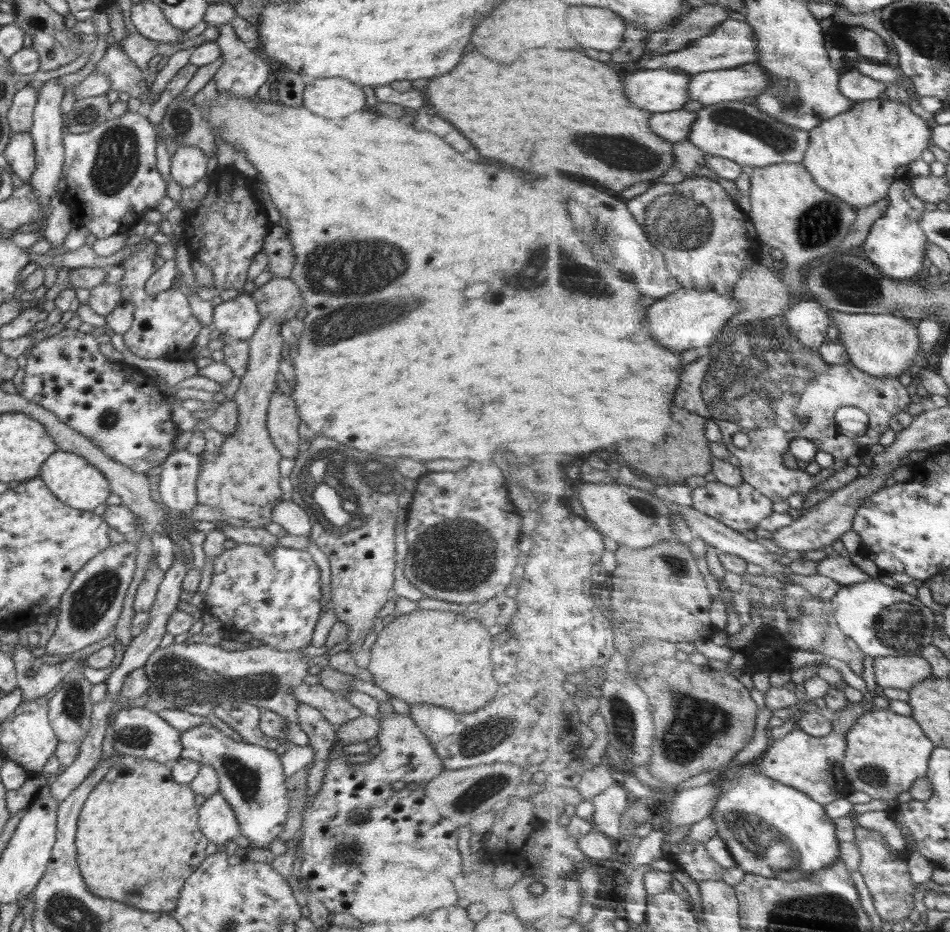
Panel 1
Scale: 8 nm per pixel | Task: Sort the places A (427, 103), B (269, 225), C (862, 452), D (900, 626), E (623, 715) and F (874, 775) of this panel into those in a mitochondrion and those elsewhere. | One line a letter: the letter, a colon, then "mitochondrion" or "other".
A: other
B: other
C: other
D: mitochondrion
E: mitochondrion
F: mitochondrion

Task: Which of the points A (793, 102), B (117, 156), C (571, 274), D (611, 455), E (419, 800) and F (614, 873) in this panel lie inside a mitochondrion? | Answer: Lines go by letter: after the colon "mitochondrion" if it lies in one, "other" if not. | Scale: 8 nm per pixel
A: mitochondrion
B: mitochondrion
C: mitochondrion
D: other
E: other
F: other

